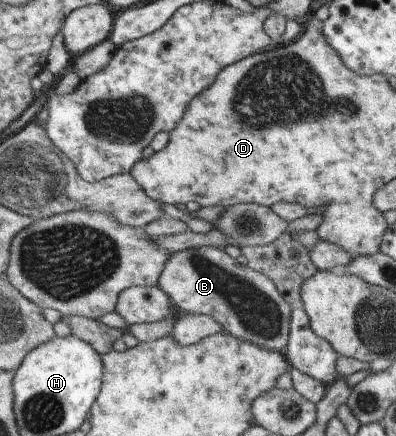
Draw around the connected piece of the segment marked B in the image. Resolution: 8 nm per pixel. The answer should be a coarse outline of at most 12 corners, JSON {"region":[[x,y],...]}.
{"region":[[221,247],[171,253],[175,306],[278,353],[293,308]]}

